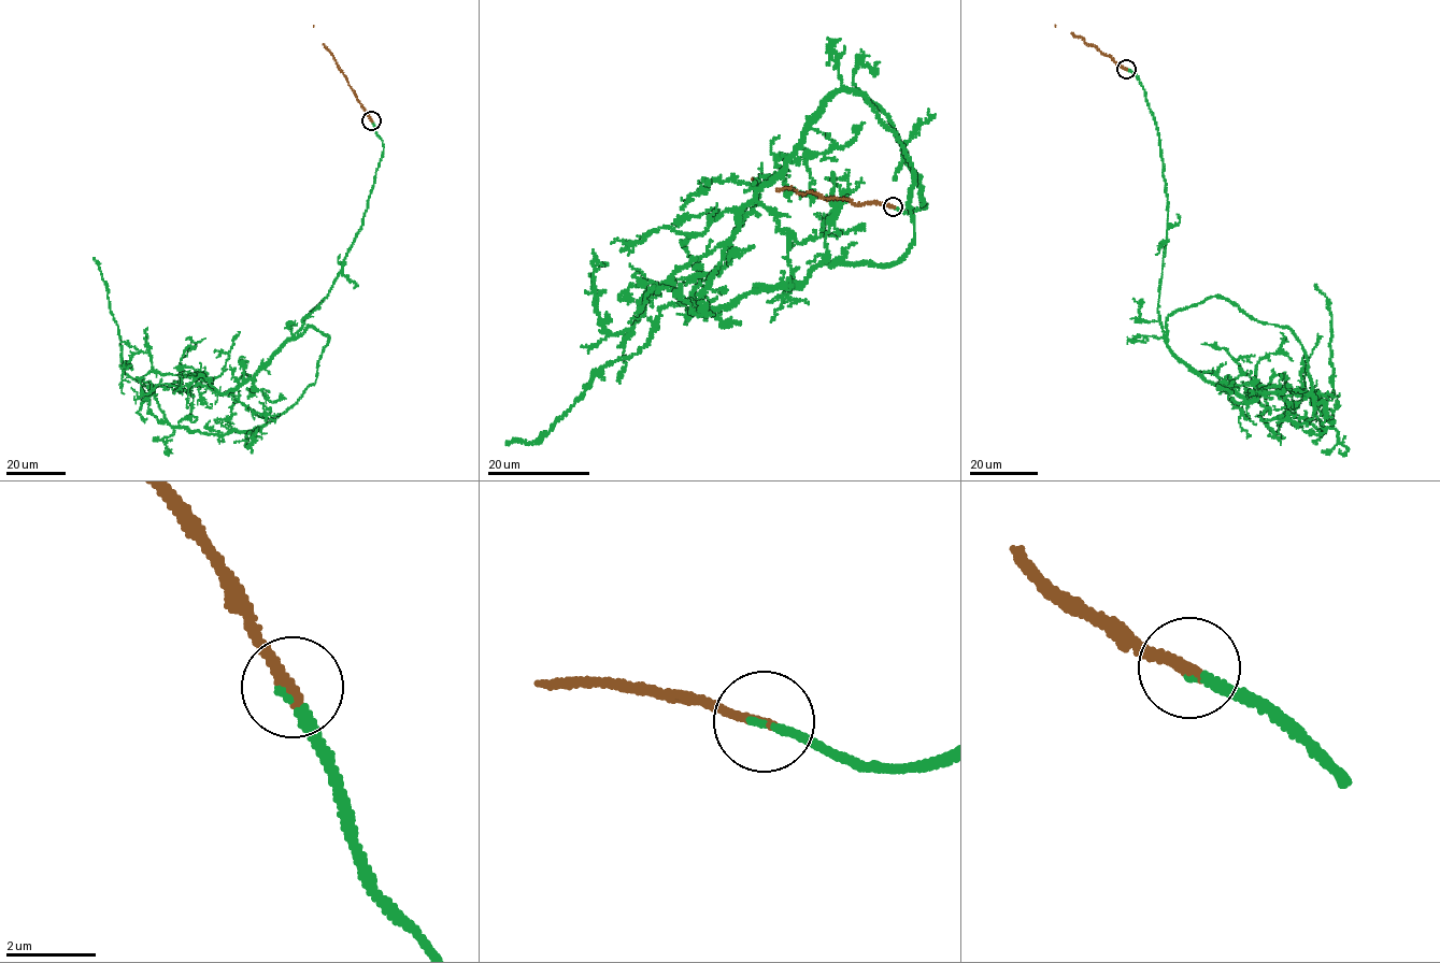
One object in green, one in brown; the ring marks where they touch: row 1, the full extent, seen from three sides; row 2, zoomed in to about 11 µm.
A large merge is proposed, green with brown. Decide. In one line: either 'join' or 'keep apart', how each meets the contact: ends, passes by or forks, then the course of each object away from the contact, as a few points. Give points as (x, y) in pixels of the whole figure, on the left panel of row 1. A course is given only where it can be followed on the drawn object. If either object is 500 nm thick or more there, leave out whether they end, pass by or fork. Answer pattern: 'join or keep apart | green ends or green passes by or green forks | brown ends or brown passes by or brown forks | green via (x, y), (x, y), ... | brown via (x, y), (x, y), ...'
join | green ends | brown ends | green via (371, 120), (362, 226), (294, 336), (328, 336), (314, 385), (264, 426), (169, 426), (124, 371), (93, 257) | brown via (371, 120), (313, 25)

